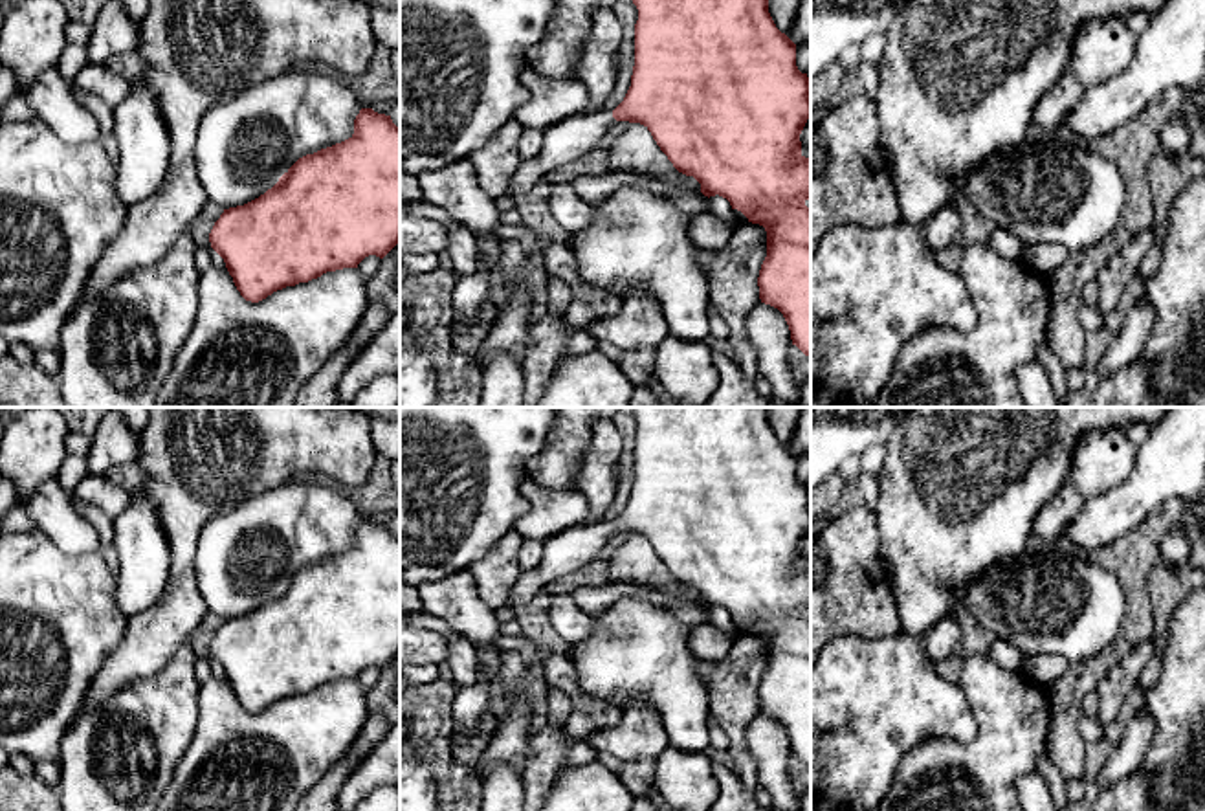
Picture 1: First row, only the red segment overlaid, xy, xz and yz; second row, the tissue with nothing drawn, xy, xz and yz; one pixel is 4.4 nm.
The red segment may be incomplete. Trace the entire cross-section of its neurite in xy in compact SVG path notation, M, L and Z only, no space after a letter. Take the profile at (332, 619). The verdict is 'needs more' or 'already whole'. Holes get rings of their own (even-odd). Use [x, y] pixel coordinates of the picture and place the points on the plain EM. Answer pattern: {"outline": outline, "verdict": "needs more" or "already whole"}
{"outline": "M361 519L348 550L299 569L264 605L224 620L209 653L251 714L326 683L358 679L369 666L383 670L400 653L400 539L391 527Z", "verdict": "already whole"}

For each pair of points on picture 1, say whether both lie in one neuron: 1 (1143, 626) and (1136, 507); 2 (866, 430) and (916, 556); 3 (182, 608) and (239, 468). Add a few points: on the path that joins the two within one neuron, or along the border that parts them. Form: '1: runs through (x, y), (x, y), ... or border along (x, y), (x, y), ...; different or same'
1: border along (1171, 498), (1101, 549); different
2: border along (895, 426), (884, 444); different
3: runs through (182, 573), (182, 525), (204, 503); same

